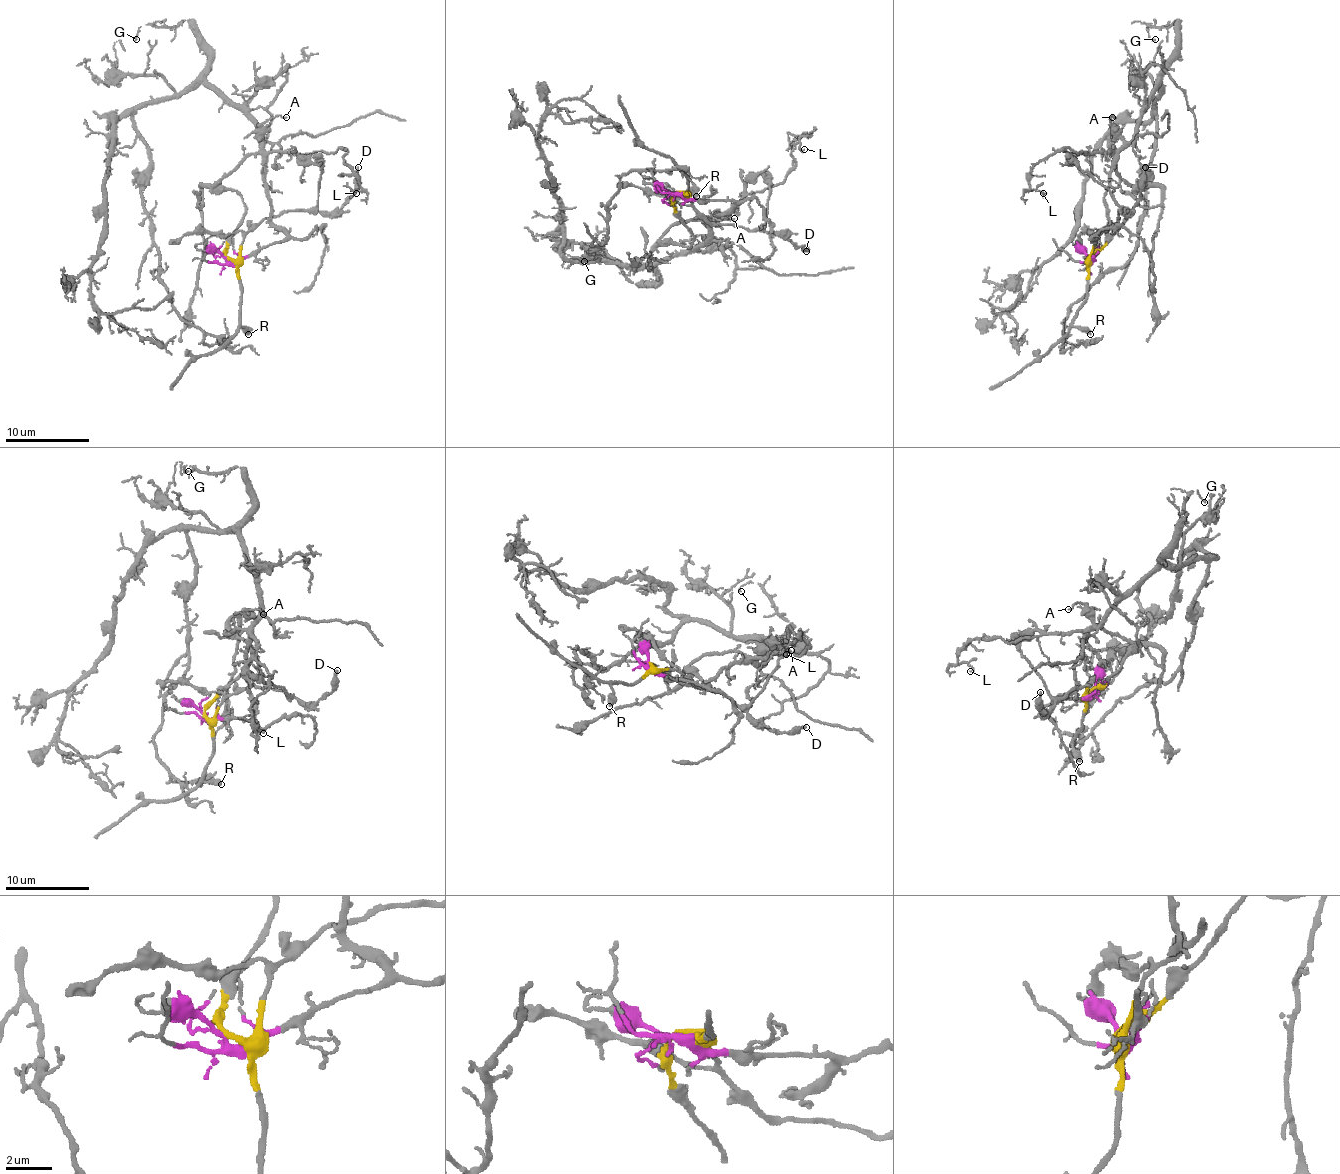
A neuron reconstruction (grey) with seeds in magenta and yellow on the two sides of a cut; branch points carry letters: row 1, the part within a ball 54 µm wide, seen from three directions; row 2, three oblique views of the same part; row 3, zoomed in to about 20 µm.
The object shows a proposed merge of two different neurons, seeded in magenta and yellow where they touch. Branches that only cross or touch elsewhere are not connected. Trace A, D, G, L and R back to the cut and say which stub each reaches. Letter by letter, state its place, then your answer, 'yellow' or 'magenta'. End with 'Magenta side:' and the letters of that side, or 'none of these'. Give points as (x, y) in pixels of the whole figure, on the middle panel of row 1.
A: (734, 218) | magenta
D: (806, 251) | yellow
G: (584, 261) | magenta
L: (804, 149) | magenta
R: (696, 196) | yellow
Magenta side: A, G, L

